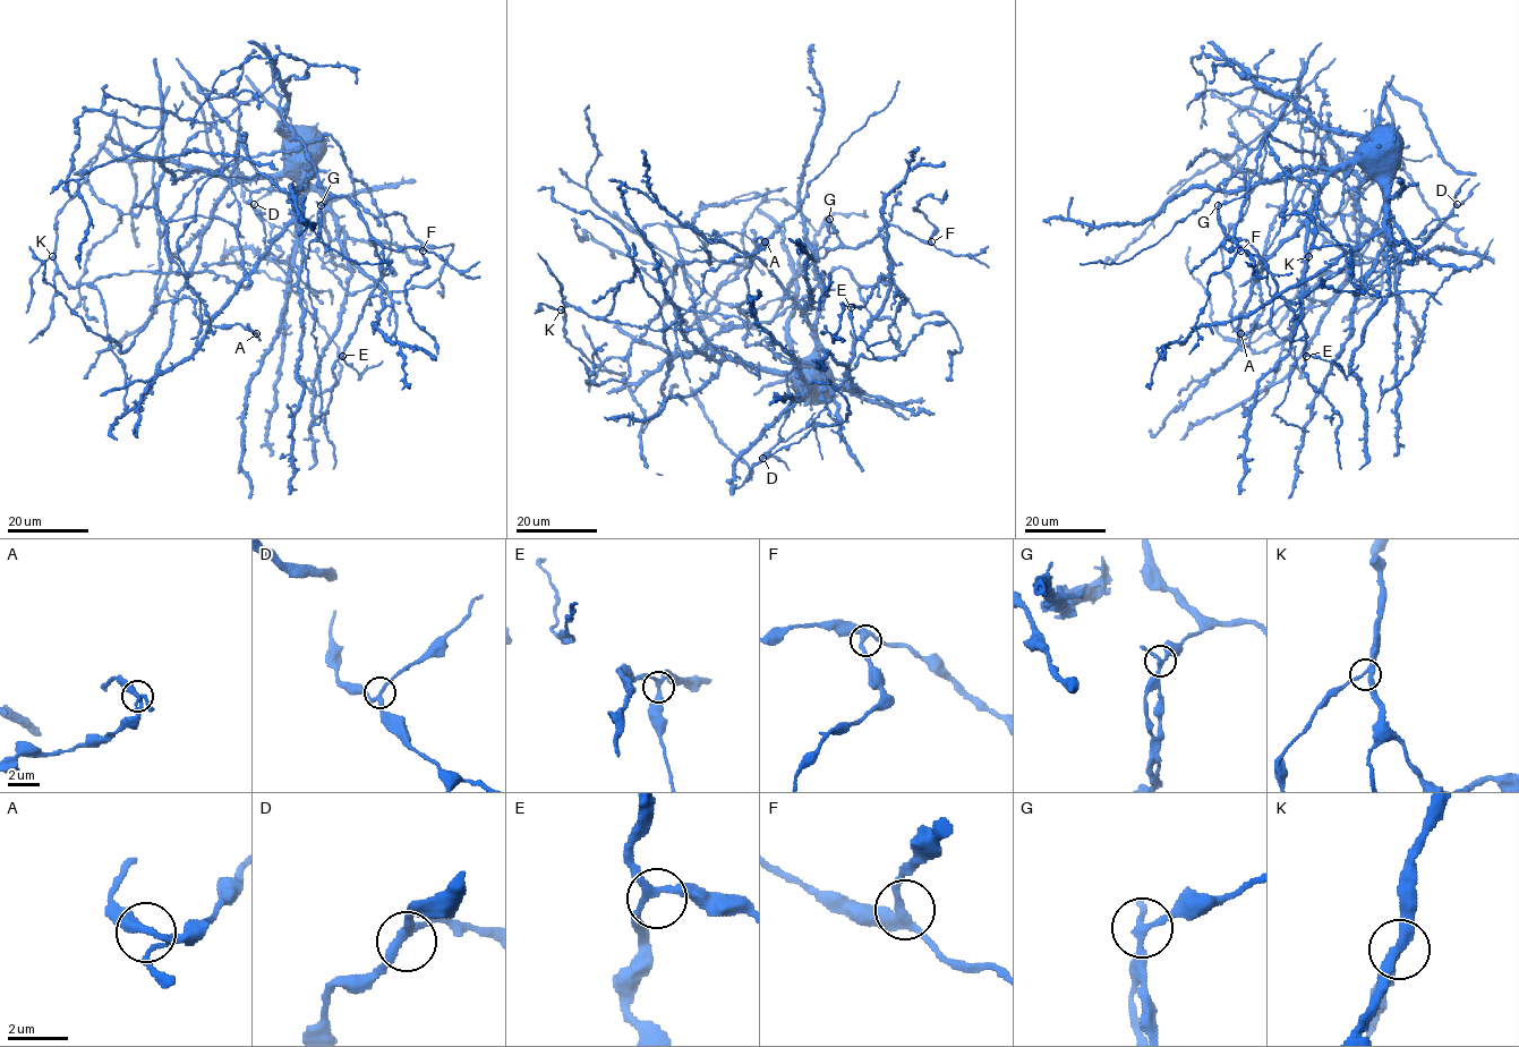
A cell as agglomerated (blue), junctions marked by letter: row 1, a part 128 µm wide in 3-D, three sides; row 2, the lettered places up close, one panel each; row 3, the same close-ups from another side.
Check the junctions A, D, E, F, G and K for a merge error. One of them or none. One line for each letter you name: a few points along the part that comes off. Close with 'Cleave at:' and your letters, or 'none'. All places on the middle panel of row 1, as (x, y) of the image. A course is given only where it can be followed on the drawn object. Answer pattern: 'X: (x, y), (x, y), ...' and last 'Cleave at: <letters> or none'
G: (829, 219), (829, 236), (813, 262), (820, 274), (824, 271), (820, 277), (828, 296), (829, 275), (820, 309)
Cleave at: G

